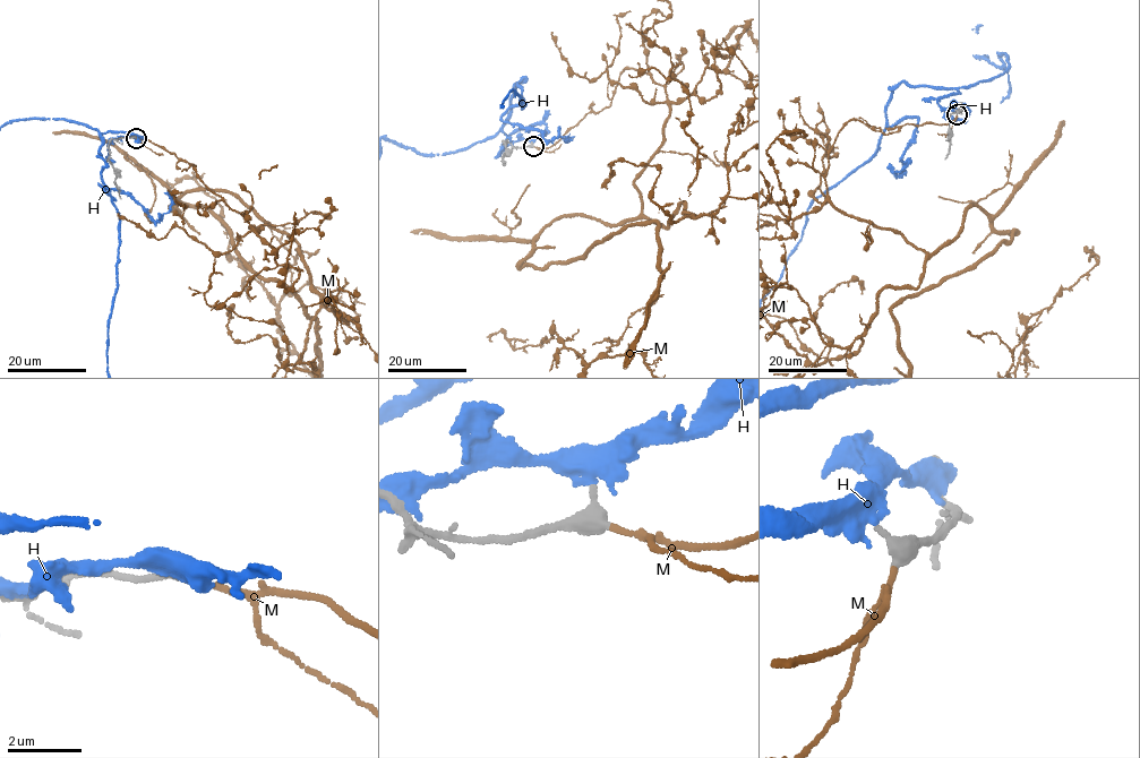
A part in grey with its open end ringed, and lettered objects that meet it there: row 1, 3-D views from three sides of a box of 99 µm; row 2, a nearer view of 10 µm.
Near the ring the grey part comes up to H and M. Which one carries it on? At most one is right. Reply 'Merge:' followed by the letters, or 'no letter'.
Merge: M

